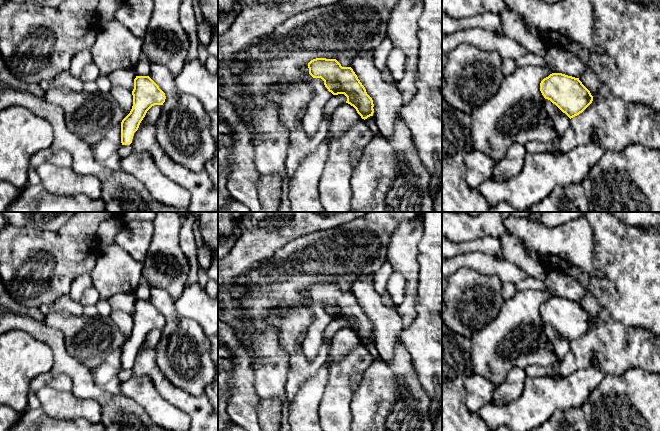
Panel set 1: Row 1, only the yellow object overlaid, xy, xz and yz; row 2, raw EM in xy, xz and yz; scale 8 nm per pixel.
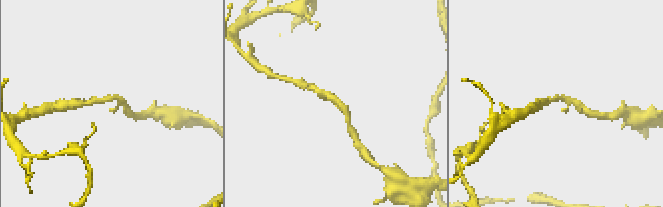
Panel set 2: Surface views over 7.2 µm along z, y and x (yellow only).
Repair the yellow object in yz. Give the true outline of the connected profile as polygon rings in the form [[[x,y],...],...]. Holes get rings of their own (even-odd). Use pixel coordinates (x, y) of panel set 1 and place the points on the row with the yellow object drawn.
[[[552,73],[540,83],[540,91],[570,119],[582,113],[593,101],[579,78]]]

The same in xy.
[[[136,76],[134,79],[133,106],[130,113],[121,122],[121,143],[130,145],[134,133],[154,105],[163,105],[165,93],[149,76]]]

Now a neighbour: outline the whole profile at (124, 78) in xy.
[[[128,69],[115,70],[108,75],[111,87],[120,86],[128,89],[130,92],[134,89],[134,79],[136,76],[133,70]]]

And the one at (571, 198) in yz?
[[[582,184],[557,186],[552,193],[523,212],[590,212]]]

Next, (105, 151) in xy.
[[[121,123],[116,125],[96,144],[92,145],[94,158],[103,166],[112,170],[122,170],[118,153],[121,147]]]

